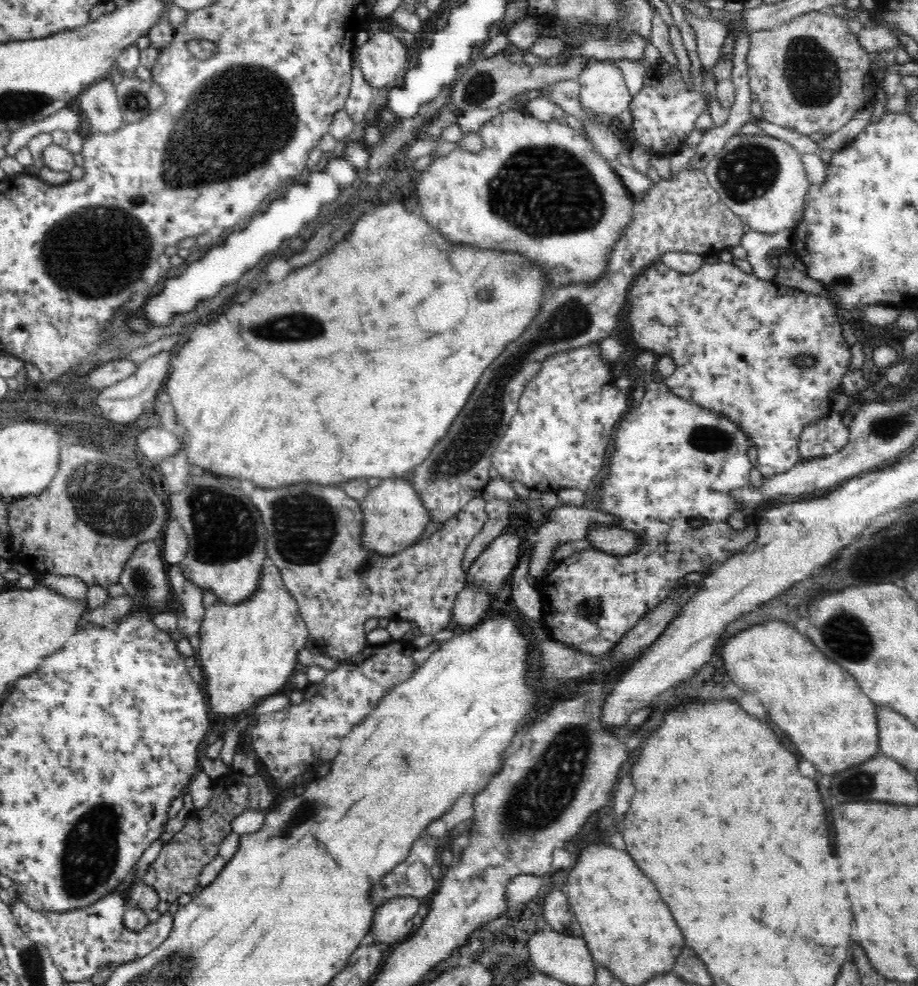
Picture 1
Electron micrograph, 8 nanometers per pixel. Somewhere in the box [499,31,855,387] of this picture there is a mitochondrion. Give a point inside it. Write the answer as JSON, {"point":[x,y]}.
{"point":[814,77]}

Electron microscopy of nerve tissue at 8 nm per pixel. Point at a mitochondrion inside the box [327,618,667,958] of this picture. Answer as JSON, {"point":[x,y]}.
{"point":[548,787]}

